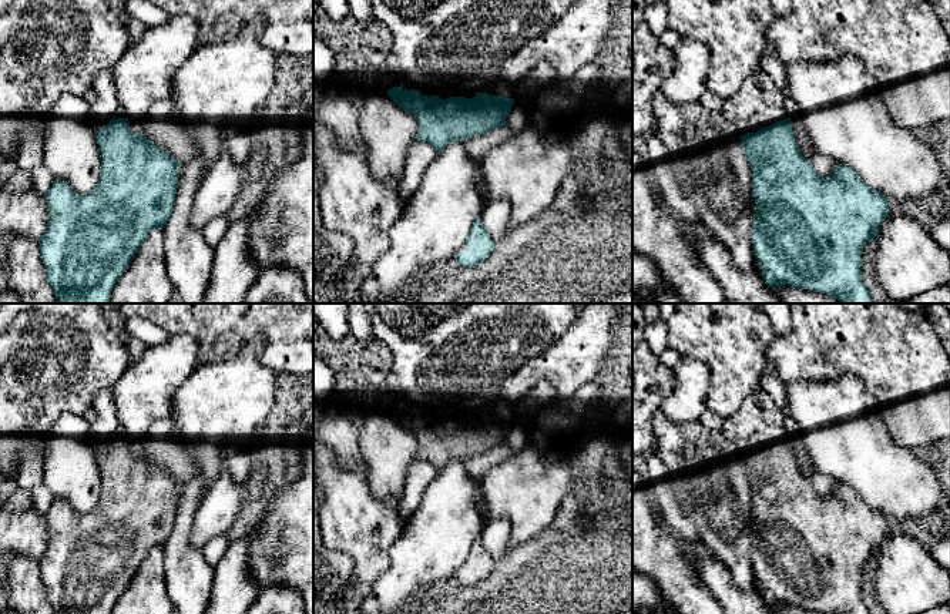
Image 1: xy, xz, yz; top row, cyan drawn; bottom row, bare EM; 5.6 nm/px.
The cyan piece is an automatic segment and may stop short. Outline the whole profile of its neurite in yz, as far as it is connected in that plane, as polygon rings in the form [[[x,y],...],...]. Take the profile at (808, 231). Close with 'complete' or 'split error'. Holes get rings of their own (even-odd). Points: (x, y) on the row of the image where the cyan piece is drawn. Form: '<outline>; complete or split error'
[[[761,67],[743,80],[734,95],[724,98],[721,114],[736,130],[752,171],[755,218],[751,236],[755,258],[762,265],[763,282],[769,288],[790,285],[828,293],[840,303],[873,303],[862,278],[862,254],[863,246],[875,239],[880,224],[890,214],[886,195],[869,187],[850,167],[839,162],[828,178],[815,171],[796,144],[781,90]]]; split error

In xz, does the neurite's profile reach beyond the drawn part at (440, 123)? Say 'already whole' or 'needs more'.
needs more

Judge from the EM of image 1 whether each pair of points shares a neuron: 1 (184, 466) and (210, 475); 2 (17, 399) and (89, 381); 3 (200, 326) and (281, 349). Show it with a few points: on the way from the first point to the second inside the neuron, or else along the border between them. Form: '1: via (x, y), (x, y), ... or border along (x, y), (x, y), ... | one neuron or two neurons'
1: border along (180, 440), (197, 473) | two neurons
2: via (34, 382), (71, 381) | one neuron
3: via (221, 326), (262, 328) | one neuron

